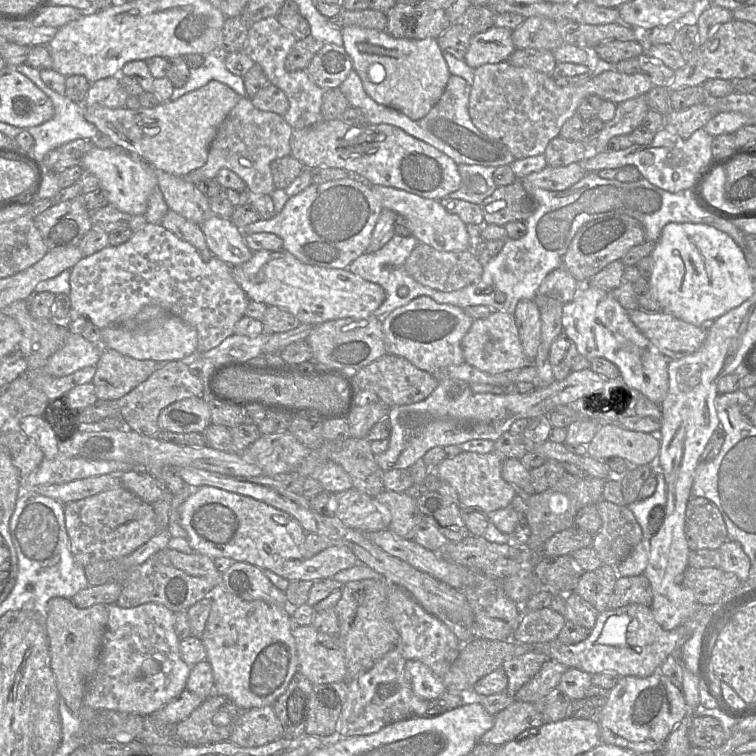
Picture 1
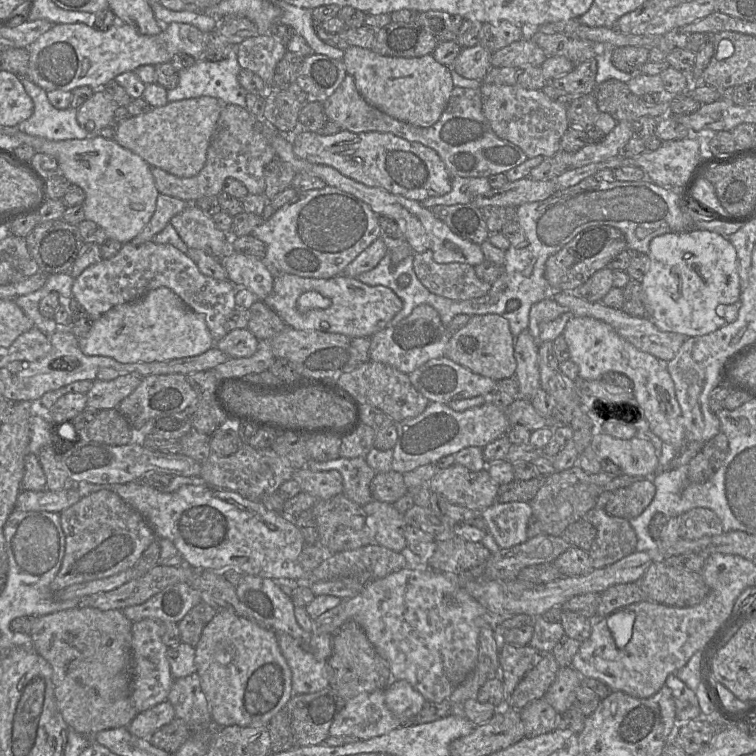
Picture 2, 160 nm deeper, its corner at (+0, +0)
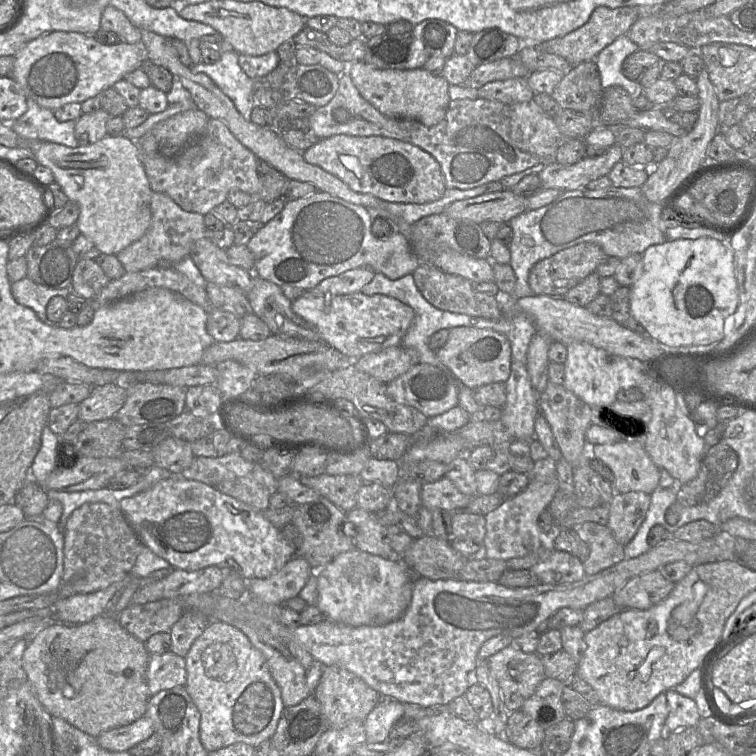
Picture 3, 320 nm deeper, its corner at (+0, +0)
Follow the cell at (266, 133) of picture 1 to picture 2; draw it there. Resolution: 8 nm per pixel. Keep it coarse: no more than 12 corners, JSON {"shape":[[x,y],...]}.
{"shape":[[224,105],[206,162],[181,178],[151,167],[156,188],[195,203],[227,178],[264,194],[276,153],[245,107]]}

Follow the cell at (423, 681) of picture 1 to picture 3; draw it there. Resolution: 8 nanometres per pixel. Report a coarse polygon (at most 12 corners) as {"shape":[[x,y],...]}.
{"shape":[[382,698],[364,720],[367,743],[393,737],[405,704]]}

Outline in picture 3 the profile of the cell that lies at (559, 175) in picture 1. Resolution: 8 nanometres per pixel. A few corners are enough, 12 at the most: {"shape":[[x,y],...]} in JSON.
{"shape":[[510,189],[455,201],[443,213],[477,224],[509,223],[526,211]]}

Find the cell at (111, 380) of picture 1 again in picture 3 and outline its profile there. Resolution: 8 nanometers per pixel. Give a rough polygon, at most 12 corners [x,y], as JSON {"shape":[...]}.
{"shape":[[122,383],[94,386],[79,404],[87,424],[115,418],[127,399]]}

